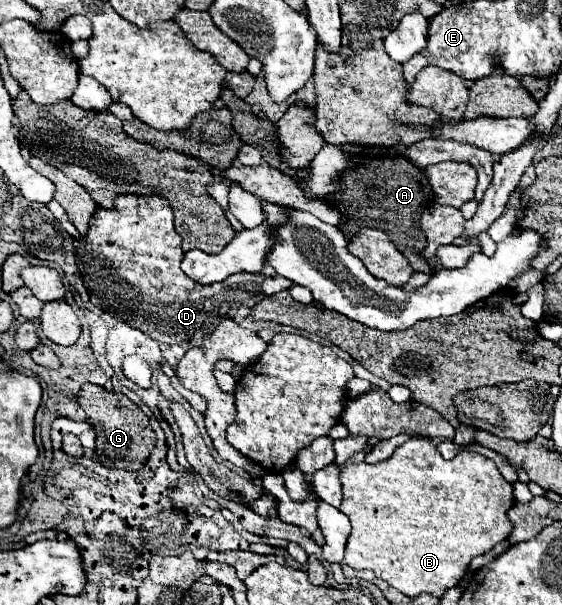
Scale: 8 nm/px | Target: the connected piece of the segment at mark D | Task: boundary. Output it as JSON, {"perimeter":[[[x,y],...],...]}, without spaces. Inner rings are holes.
{"perimeter":[[[118,196],[114,204],[116,204],[116,210],[102,208],[92,216],[88,234],[82,236],[80,244],[76,244],[76,256],[78,256],[76,260],[82,272],[84,286],[88,288],[90,302],[94,306],[138,328],[140,332],[148,334],[150,338],[162,344],[174,346],[186,340],[202,338],[202,336],[206,338],[224,318],[236,316],[236,312],[244,306],[244,302],[246,302],[246,308],[252,308],[254,304],[262,302],[266,296],[272,296],[292,286],[292,282],[280,276],[270,264],[264,264],[262,272],[258,274],[238,272],[234,276],[228,276],[222,282],[214,282],[212,288],[194,284],[194,280],[190,280],[180,270],[180,262],[184,256],[182,236],[174,230],[172,210],[168,206],[168,200],[160,196]]]}

